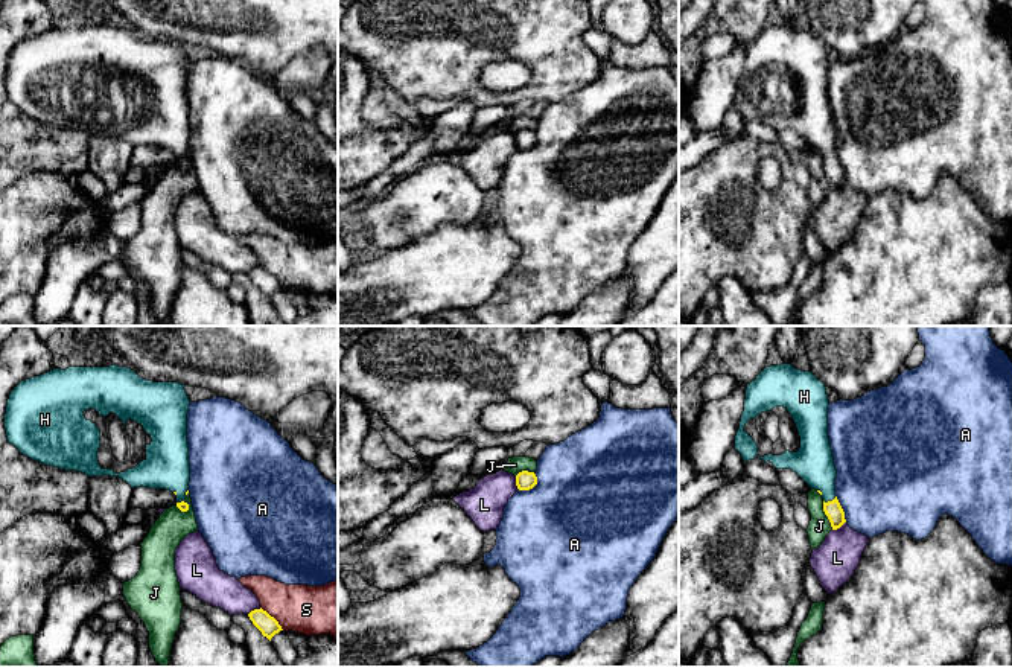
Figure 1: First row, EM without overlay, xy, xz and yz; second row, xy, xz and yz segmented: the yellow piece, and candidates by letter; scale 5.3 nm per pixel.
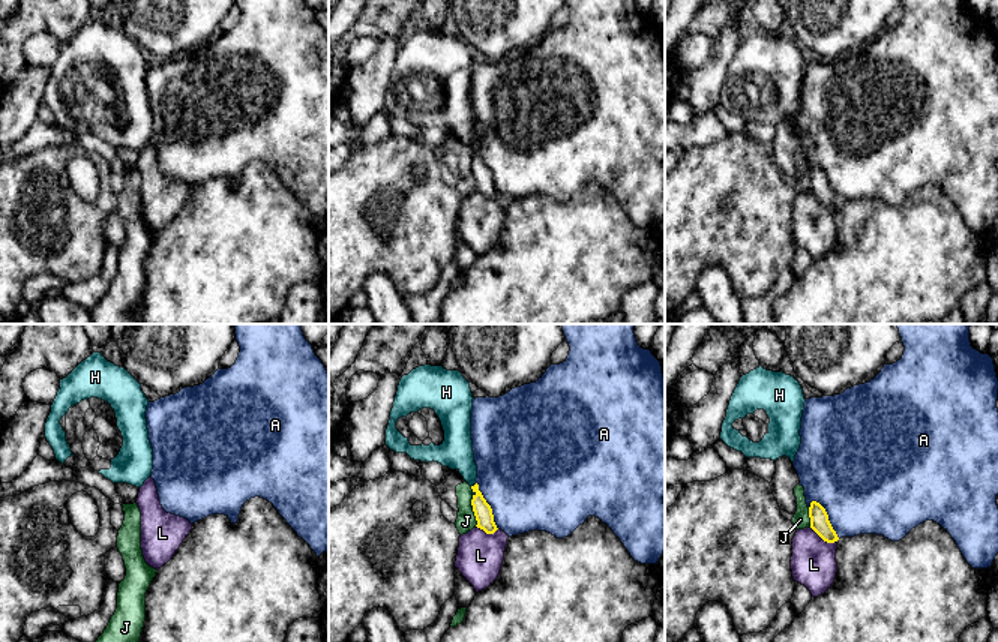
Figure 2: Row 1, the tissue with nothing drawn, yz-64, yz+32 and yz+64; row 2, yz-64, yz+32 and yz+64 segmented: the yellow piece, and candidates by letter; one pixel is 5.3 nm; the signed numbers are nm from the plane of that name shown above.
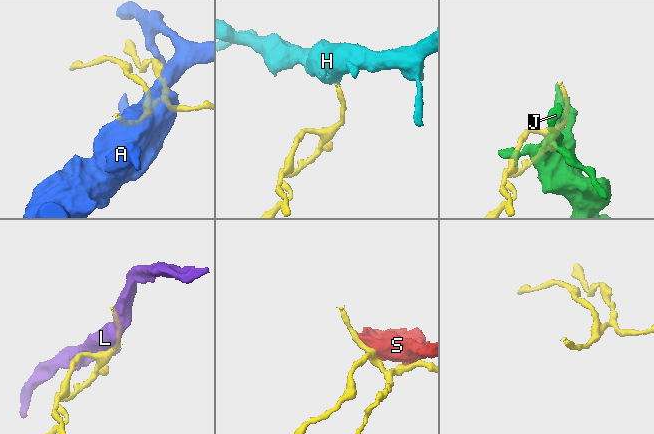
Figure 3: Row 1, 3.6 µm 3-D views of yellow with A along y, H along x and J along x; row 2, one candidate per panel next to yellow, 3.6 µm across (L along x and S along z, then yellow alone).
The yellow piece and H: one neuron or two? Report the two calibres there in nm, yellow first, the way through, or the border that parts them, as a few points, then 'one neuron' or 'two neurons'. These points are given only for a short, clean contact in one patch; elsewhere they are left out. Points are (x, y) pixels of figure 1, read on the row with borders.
calibres 90 and 200 nm; way yz (833, 509), (830, 501), (828, 491), (814, 463); one neuron

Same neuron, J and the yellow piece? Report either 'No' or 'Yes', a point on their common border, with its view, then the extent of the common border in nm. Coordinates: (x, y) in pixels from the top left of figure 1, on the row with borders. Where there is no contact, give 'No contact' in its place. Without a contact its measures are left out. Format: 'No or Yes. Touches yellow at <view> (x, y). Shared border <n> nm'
No. Touches yellow at yz (825, 513). Shared border 160 nm

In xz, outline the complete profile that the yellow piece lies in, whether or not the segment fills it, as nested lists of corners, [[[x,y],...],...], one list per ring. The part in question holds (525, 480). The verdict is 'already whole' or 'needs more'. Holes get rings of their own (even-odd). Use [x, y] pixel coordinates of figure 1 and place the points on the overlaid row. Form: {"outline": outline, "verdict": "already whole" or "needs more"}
{"outline": [[[522,471],[516,475],[516,486],[519,490],[530,490],[537,484],[534,472]]], "verdict": "already whole"}

